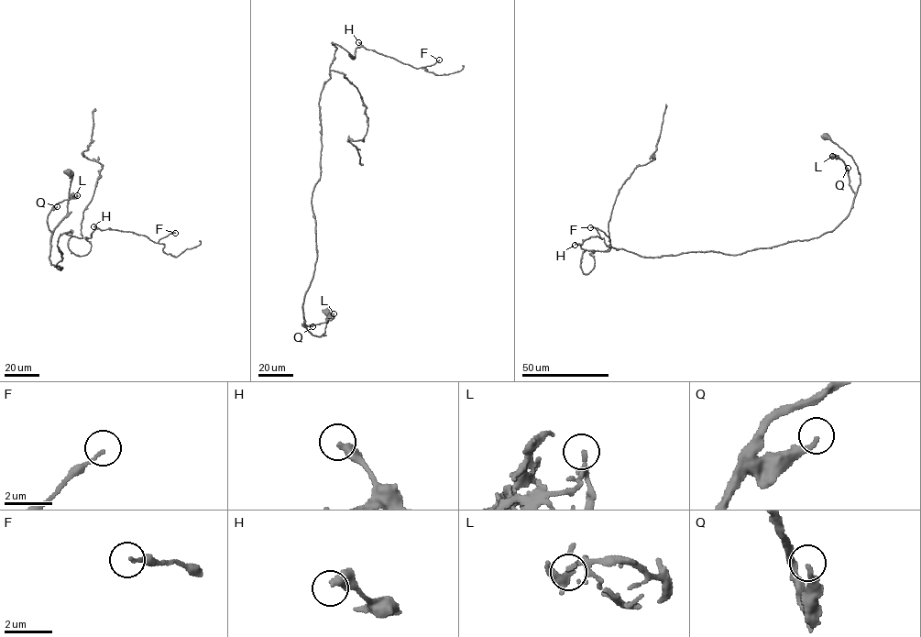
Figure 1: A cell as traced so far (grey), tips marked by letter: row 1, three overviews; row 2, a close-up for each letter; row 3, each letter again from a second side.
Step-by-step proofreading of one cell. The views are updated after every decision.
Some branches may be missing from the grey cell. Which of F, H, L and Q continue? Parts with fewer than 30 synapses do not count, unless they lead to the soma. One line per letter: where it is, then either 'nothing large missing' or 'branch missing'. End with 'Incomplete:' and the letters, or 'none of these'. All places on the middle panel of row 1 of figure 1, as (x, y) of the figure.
F: at (439, 60); nothing large missing
H: at (358, 42); nothing large missing
L: at (334, 313); nothing large missing
Q: at (312, 326); nothing large missing
Incomplete: none of these

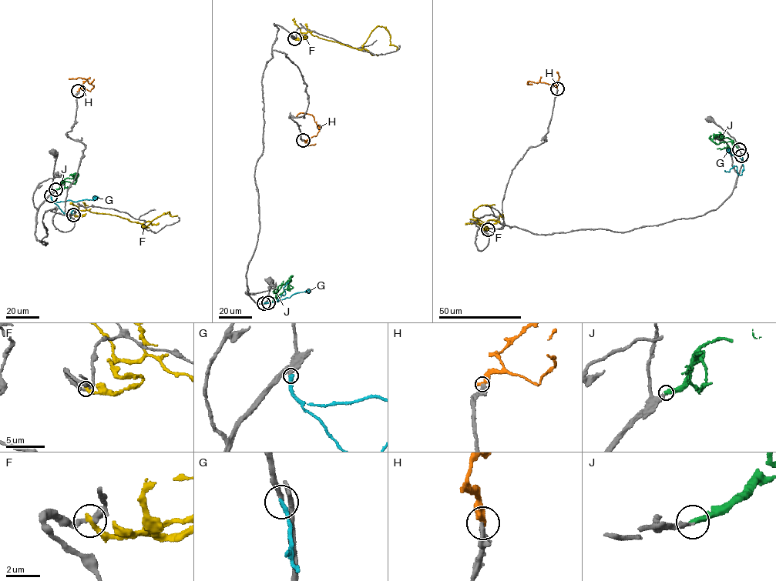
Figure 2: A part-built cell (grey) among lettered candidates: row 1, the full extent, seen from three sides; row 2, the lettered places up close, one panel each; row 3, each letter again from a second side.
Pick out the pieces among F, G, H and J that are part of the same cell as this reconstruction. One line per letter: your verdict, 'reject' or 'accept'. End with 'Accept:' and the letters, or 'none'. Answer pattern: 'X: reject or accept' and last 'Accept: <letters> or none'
F: reject
G: reject
H: reject
J: accept
Accept: J

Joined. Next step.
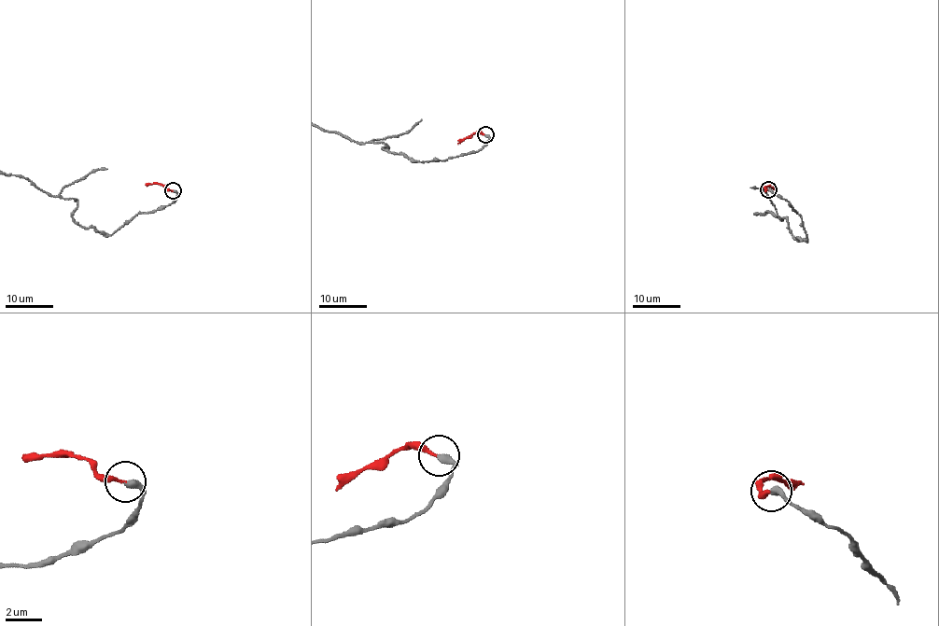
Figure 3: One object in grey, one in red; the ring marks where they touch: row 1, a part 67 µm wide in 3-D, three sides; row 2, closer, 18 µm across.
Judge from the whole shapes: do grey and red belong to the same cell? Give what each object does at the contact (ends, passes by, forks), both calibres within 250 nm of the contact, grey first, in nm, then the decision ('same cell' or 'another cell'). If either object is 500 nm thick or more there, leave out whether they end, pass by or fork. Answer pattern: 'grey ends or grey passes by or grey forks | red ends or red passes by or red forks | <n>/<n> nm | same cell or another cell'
grey ends | red ends | 360/170 nm | same cell

